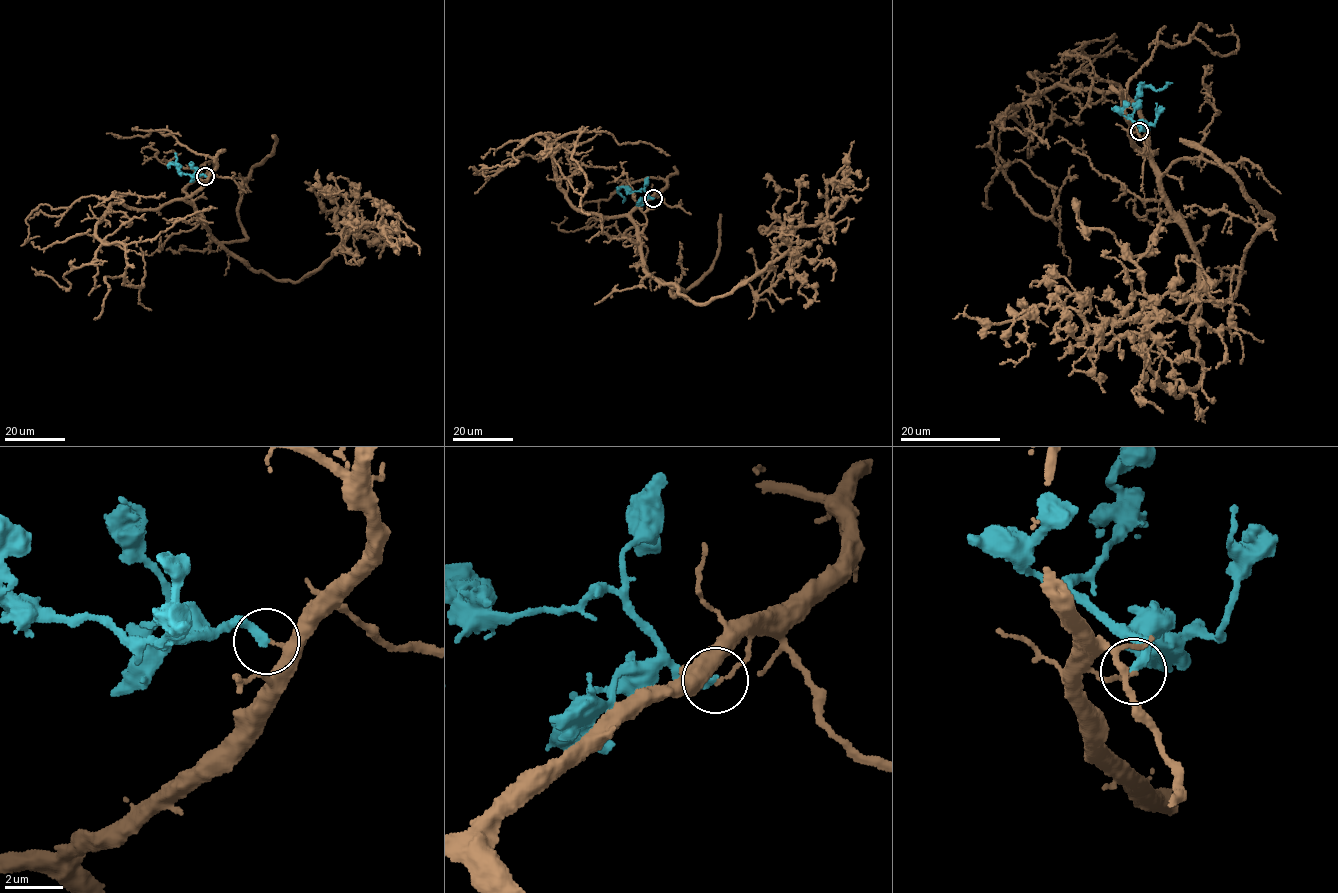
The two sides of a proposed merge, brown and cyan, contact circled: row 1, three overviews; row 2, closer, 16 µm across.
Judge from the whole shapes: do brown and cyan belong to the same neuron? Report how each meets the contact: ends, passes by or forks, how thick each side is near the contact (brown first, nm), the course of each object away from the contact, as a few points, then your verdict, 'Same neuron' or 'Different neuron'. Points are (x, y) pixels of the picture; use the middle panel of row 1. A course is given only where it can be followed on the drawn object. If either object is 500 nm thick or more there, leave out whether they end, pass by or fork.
At the ring brown ends. At the ring cyan ends. Thickness 120 nm (brown) against 320 nm. Course of brown: (653, 199), (630, 216), (646, 270), (708, 303), (782, 256), (785, 228), (824, 221), (831, 181), (868, 178). Course of cyan: (653, 198), (643, 189), (629, 191), (620, 187), (618, 193), (623, 197), (623, 203). Different neuron

